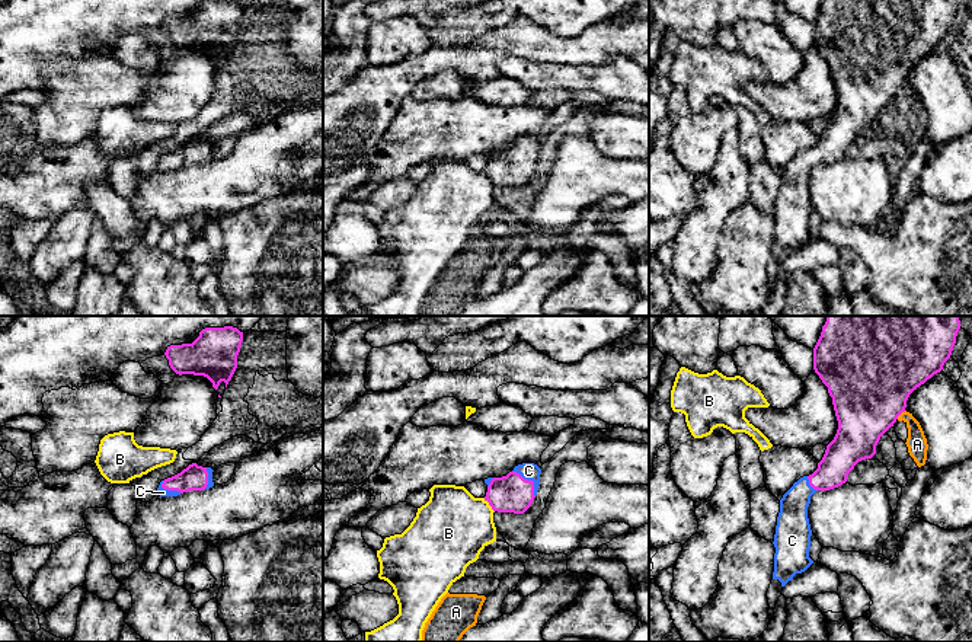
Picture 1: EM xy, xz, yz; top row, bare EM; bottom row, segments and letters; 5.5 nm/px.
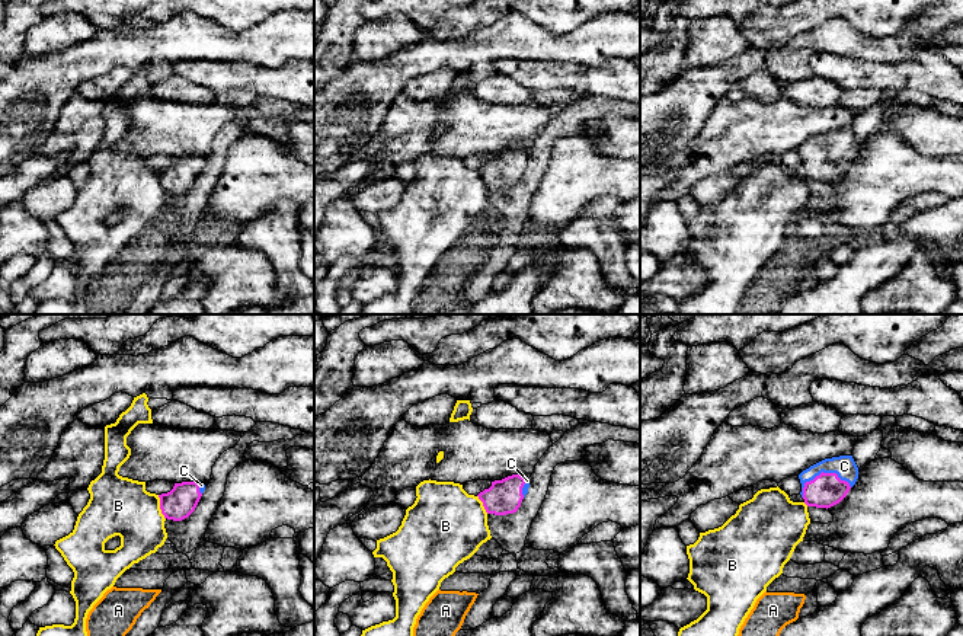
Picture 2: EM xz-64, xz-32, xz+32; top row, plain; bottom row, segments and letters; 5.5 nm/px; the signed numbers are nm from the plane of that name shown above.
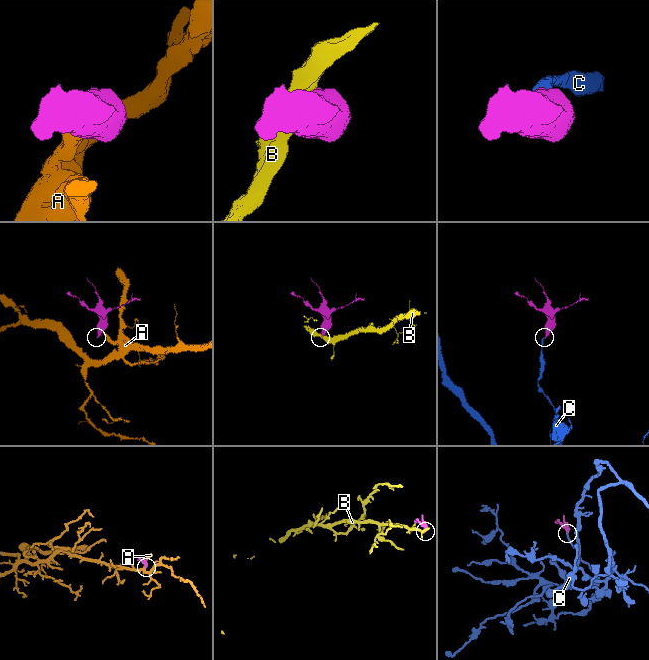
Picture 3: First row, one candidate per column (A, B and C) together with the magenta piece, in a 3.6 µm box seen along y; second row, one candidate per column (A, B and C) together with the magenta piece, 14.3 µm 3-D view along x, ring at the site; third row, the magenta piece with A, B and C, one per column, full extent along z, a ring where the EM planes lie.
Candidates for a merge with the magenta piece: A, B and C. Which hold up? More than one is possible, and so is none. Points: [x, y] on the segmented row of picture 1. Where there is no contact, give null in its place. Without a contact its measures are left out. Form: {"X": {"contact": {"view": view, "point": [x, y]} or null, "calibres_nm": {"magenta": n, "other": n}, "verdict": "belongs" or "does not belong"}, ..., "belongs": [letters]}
{"A": {"contact": {"view": "yz", "point": [901, 412]}, "calibres_nm": {"magenta": 460, "other": 110}, "verdict": "does not belong"}, "B": {"contact": {"view": "xz", "point": [489, 504]}, "calibres_nm": {"magenta": 200, "other": 400}, "verdict": "does not belong"}, "C": {"contact": {"view": "xz", "point": [530, 481]}, "calibres_nm": {"magenta": 200, "other": 100}, "verdict": "belongs"}, "belongs": ["C"]}

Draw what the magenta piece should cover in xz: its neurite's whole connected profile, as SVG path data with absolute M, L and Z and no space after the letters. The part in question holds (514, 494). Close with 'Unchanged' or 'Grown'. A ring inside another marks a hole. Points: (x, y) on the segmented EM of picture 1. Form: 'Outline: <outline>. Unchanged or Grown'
Outline: M522 463L514 467L506 476L487 477L485 501L493 511L524 514L533 504L541 469L534 463Z. Grown

